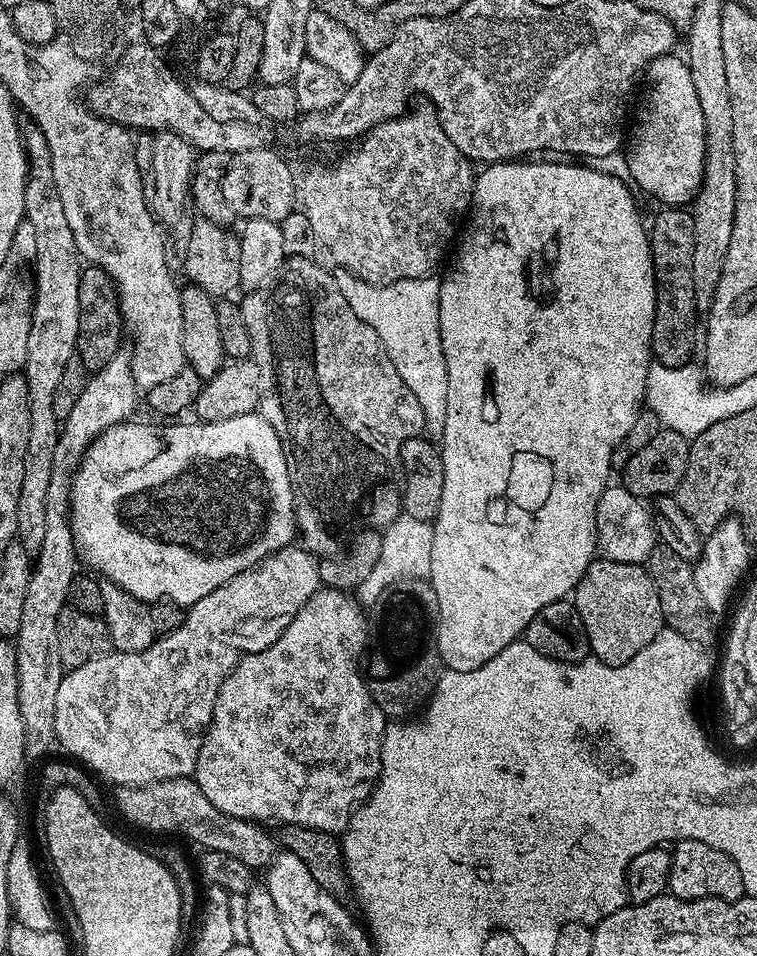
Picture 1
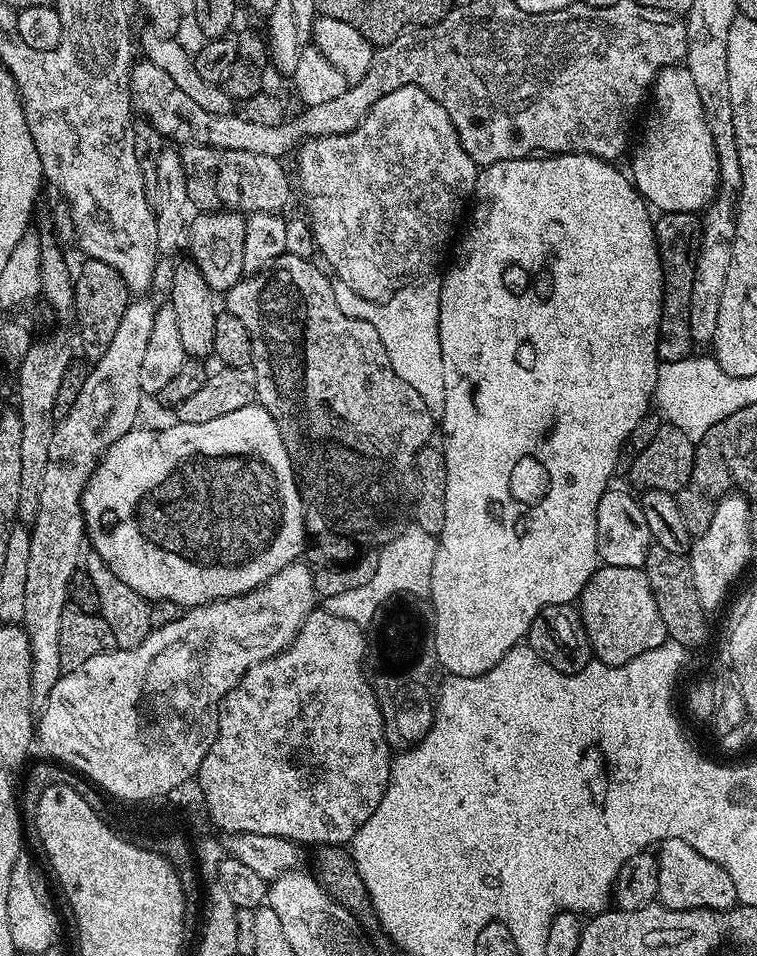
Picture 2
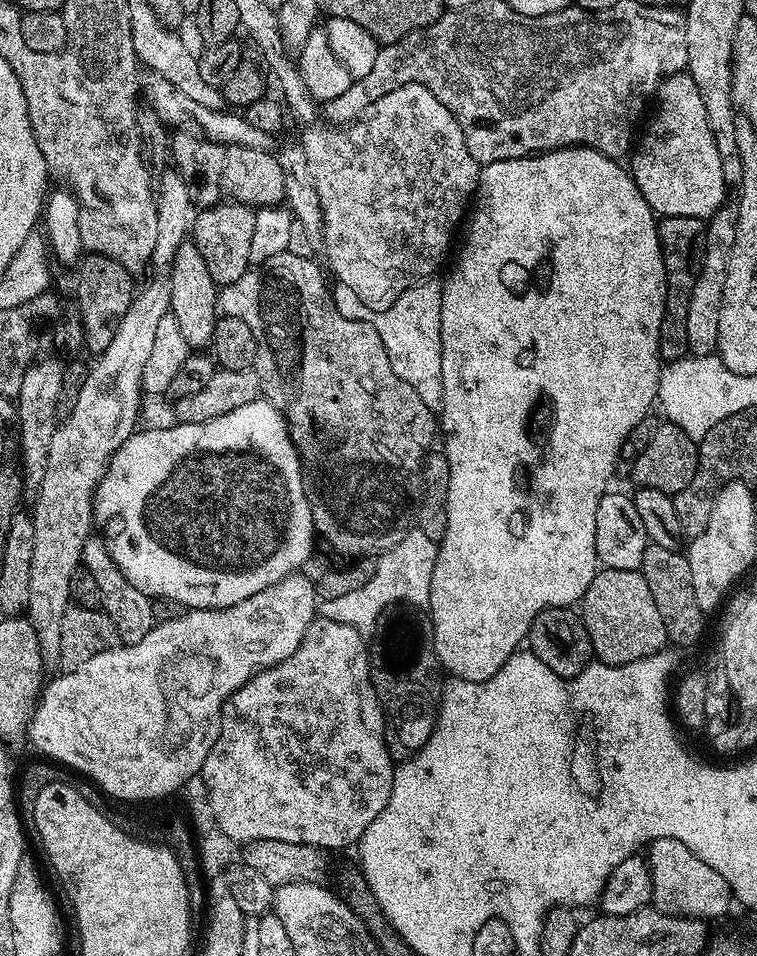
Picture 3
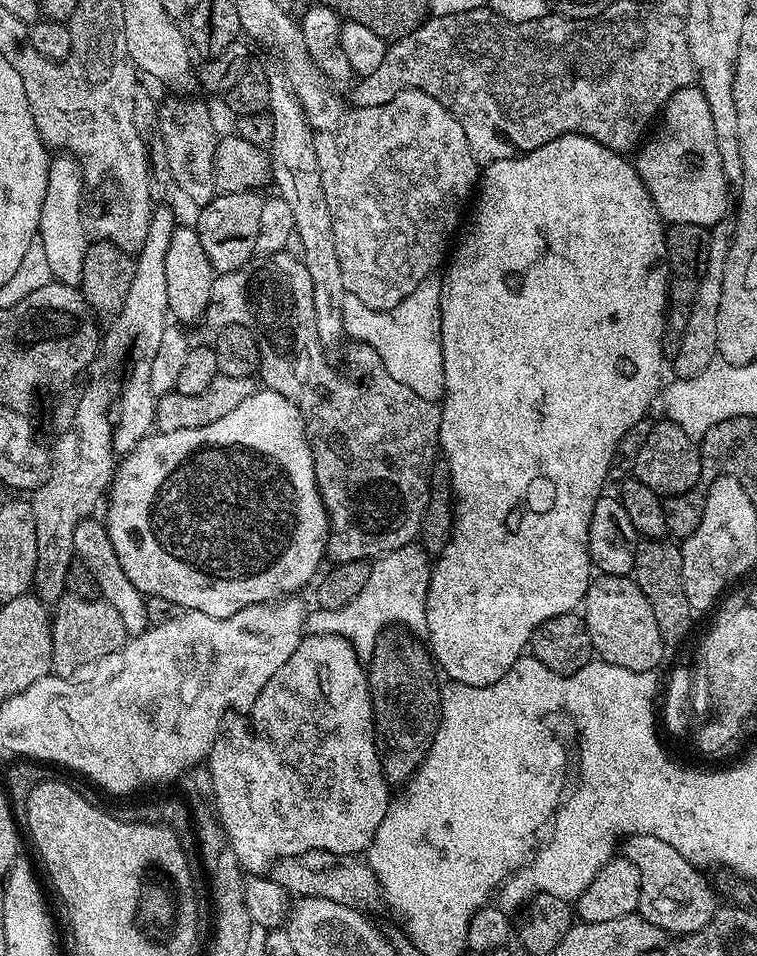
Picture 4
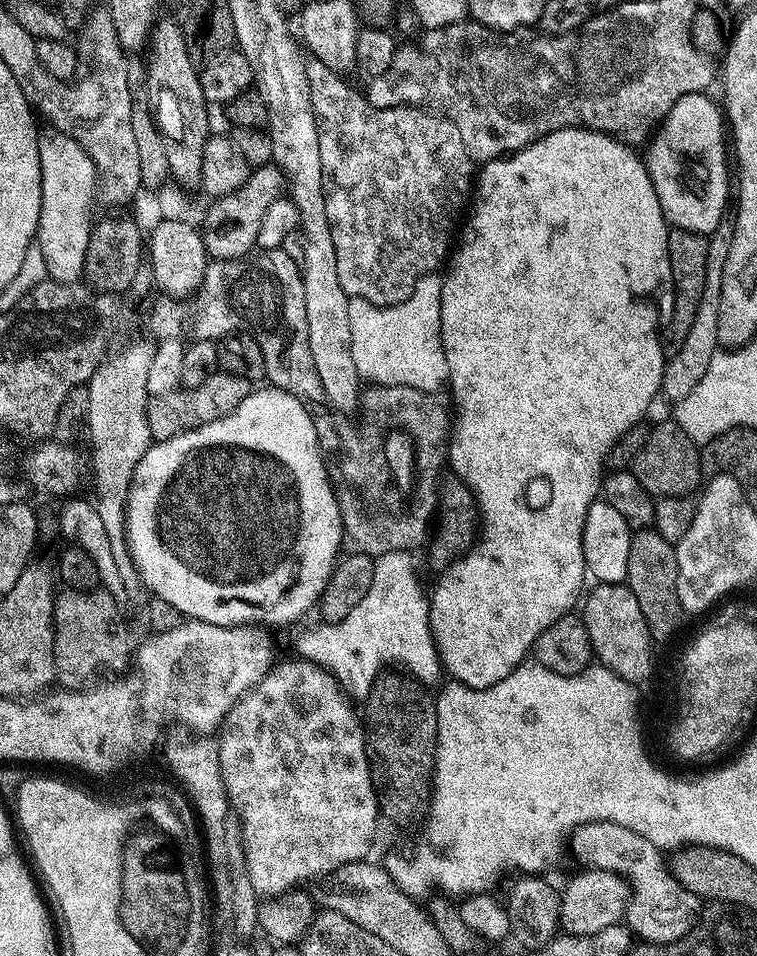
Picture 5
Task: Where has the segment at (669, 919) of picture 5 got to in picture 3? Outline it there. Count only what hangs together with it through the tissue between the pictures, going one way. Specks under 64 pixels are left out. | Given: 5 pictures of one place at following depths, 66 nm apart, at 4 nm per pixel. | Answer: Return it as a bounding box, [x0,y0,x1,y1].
[646,838,734,922]

